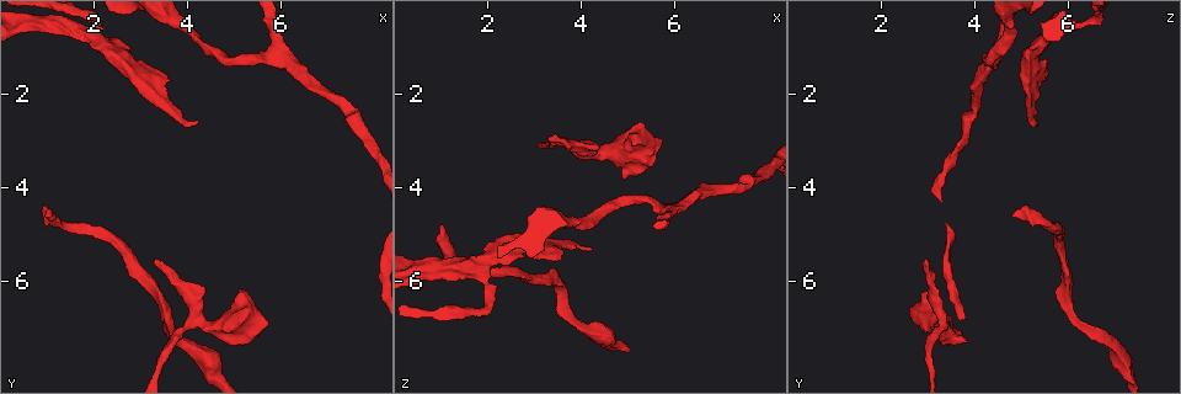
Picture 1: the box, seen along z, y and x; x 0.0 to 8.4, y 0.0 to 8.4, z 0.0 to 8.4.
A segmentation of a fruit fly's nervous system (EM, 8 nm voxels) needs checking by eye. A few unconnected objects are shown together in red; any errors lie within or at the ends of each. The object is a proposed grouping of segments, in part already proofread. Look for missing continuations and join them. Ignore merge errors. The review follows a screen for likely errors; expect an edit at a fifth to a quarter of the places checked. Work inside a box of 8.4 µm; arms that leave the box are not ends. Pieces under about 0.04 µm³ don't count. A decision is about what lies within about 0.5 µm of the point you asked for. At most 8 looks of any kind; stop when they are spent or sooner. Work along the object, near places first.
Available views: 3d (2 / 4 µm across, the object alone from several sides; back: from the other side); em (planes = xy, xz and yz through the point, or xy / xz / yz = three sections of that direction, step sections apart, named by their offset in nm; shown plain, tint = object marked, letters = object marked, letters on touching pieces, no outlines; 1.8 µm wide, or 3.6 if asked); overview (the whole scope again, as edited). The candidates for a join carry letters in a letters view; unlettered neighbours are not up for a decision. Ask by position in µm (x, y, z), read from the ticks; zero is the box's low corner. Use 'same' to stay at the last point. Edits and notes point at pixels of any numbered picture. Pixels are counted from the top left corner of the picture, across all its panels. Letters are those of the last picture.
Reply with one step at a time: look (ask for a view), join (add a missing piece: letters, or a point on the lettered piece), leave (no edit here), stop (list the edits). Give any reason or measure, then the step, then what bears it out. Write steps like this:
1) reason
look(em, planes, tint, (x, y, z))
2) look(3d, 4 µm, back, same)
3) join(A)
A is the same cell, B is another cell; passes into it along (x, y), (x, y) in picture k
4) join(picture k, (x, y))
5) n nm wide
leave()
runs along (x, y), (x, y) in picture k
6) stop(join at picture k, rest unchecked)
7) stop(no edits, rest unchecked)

thin end
look(em, yz, step 16, letters, (3.30, 5.55, 2.90))

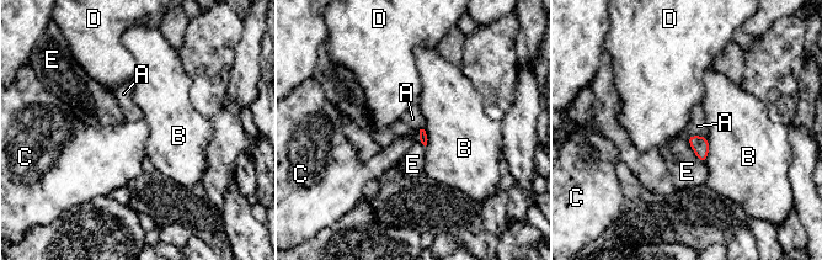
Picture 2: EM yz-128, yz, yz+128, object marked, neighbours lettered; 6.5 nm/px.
leave()
A, B, C, D and E are other cells; border along (418, 130), (420, 139) in picture 2; no lettered piece goes on from it

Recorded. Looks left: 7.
end of a long branch
look(3d, 2 µm, (0.95, 4.60, 4.80))

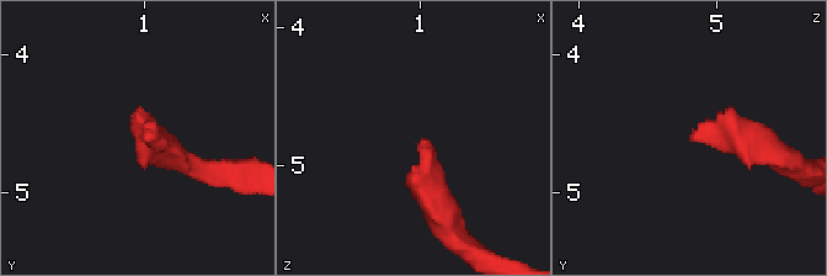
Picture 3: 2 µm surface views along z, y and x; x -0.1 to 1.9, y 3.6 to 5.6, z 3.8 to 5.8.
now the EM
look(em, xz, step 4, tint, (0.98, 4.58, 4.82))

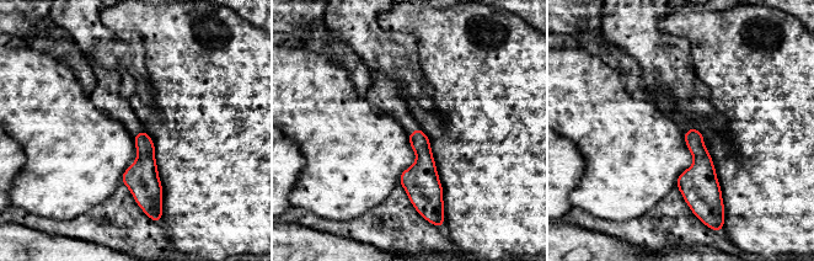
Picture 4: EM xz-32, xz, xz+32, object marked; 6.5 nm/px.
look(em, planes, letters, same)

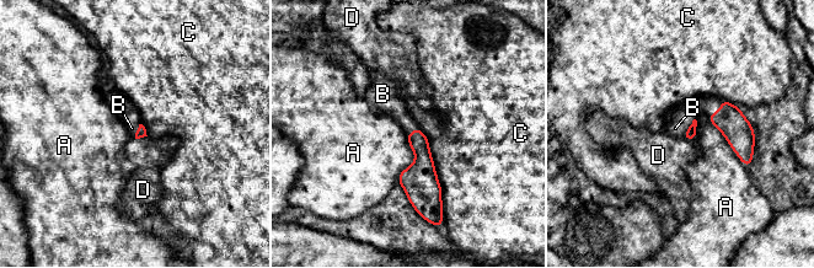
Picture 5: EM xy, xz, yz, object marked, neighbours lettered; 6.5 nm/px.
join(B)
B is the same cell, A, C and D are other cells; passes into it along (142, 132), (137, 132), (132, 128) in picture 5; it goes on there

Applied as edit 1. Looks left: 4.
redraw
look(overview)

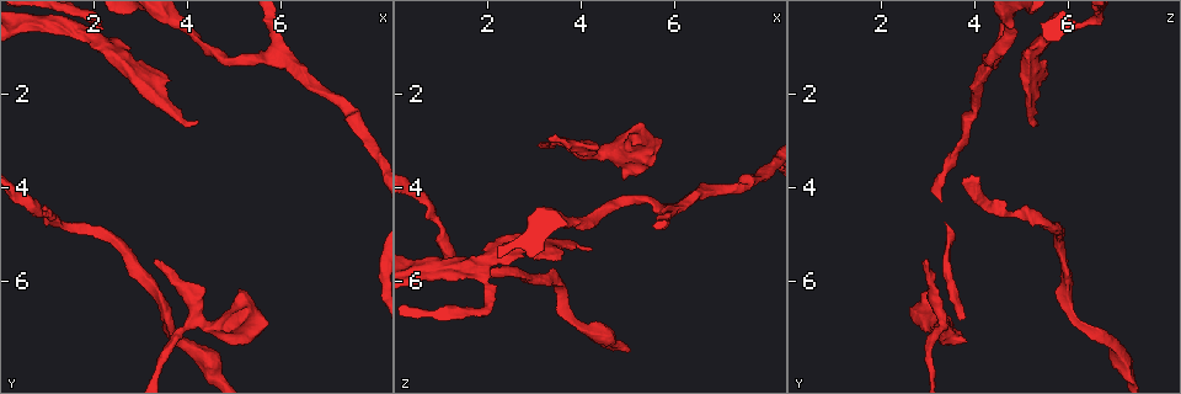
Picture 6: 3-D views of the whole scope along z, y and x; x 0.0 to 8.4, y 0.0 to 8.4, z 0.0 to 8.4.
calibre changes
look(3d, 2 µm, back, (1.80, 0.75, 5.75))

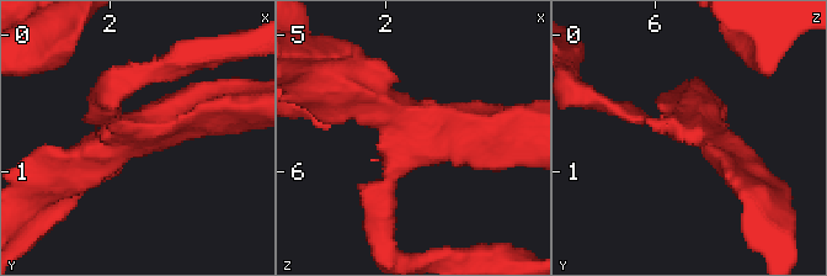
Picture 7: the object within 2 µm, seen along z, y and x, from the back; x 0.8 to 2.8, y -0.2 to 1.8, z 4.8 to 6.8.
3 arms
look(em, planes, letters, (1.80, 0.70, 5.70))

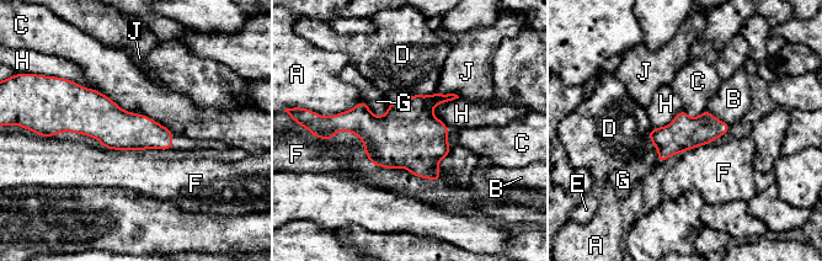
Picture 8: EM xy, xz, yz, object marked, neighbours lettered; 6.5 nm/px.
leave()
A, B, C, D, E, F, G, H and J are other cells; border along (95, 89), (172, 132) in picture 8; none of them fits

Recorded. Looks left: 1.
stop(join at picture 5, rest unchecked)

